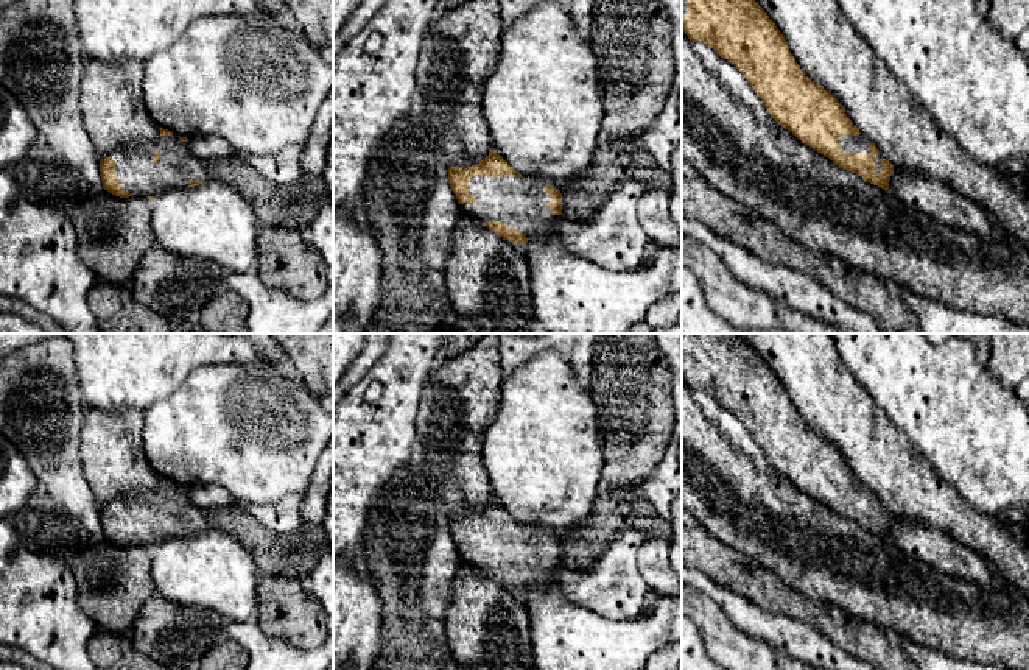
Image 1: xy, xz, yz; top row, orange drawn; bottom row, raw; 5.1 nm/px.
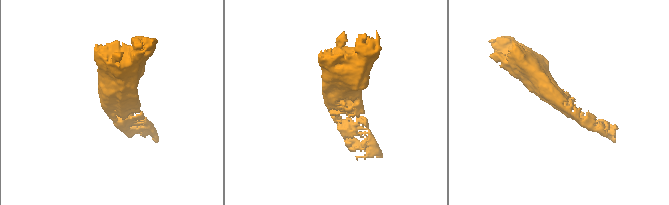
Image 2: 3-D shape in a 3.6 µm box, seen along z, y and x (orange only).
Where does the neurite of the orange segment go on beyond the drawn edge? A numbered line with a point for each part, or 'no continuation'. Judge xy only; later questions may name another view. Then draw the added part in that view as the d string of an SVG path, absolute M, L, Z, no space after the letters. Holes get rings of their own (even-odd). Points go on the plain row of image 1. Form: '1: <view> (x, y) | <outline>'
1: xy (178, 516) | M176 483L160 485L154 492L123 495L111 506L115 510L115 527L132 545L156 545L209 527L205 513Z

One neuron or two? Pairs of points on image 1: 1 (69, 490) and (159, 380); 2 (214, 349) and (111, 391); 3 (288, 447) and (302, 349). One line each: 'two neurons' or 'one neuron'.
1: two neurons
2: one neuron
3: two neurons

